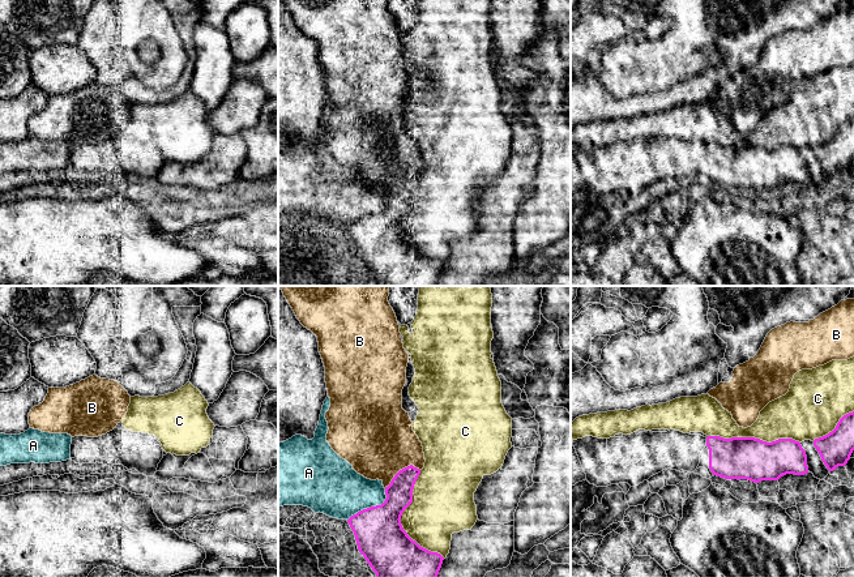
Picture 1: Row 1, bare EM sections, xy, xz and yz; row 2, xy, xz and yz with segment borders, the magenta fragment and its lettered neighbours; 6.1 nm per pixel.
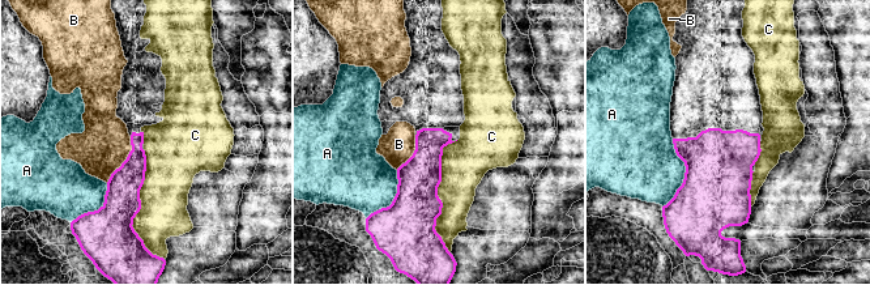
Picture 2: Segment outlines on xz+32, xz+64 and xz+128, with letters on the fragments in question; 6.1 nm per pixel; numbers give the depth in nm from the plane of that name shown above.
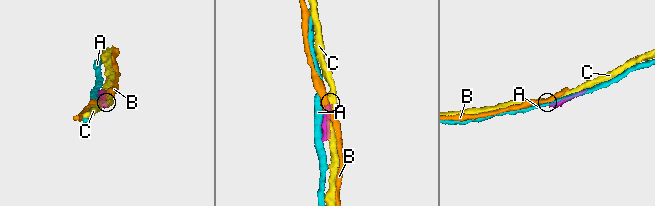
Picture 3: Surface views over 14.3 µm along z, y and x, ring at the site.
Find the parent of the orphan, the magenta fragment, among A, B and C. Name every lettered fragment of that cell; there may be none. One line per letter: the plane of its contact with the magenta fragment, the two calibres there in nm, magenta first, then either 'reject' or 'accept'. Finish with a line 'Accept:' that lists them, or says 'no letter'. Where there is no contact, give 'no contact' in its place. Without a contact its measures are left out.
A: meets magenta in xz; 300 nm thick on the magenta side, 320 nm on the other; reject
B: meets magenta in xz; 160 nm thick on the magenta side, 460 nm on the other; reject
C: meets magenta in xz; 320 nm thick on the magenta side, 340 nm on the other; reject
Accept: no letter

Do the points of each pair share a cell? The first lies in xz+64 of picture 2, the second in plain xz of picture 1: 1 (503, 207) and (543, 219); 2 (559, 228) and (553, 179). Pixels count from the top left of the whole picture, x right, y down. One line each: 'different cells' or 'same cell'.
1: different cells
2: same cell

